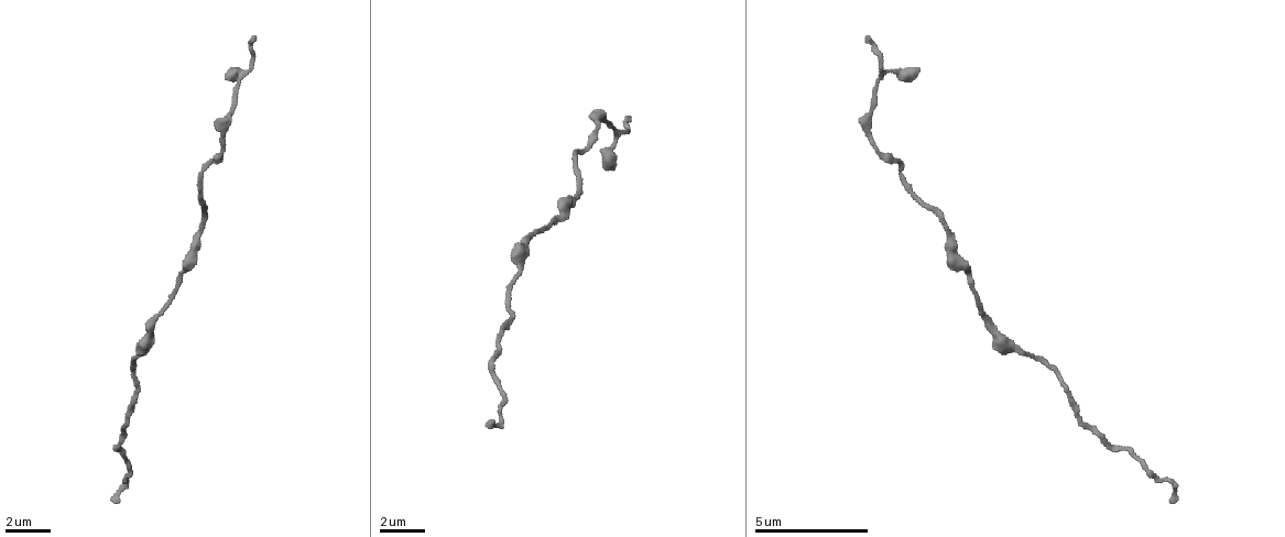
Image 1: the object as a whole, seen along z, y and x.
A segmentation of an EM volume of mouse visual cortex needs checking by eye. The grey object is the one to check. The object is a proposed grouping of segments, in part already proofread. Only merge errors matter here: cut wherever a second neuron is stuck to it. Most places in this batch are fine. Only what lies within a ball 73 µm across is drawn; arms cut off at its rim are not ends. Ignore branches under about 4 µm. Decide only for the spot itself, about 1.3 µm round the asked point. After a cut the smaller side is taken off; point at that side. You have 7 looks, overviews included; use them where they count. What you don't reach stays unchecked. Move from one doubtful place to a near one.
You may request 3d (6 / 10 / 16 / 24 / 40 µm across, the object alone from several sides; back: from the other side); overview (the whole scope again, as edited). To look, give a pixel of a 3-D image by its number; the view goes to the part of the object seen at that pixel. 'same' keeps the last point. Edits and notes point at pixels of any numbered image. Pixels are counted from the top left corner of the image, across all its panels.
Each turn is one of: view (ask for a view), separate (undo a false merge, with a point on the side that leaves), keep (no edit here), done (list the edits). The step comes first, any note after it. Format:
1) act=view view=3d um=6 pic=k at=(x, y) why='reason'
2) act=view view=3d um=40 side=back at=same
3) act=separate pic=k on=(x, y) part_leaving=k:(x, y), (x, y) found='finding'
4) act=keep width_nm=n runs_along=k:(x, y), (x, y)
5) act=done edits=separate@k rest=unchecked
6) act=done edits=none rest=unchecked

act=view view=3d um=10 pic=1 at=(1016, 346) why='sudden change in width'

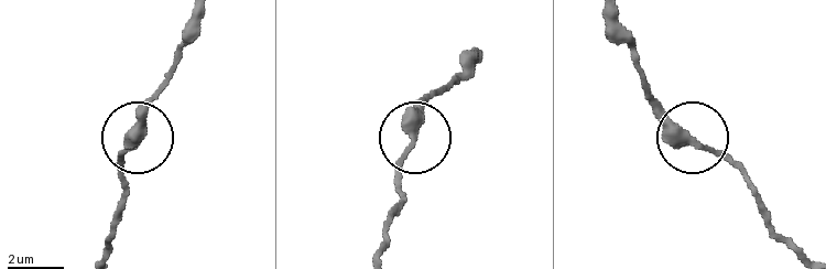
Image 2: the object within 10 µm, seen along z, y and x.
act=view view=3d um=6 pic=2 at=(412, 135)

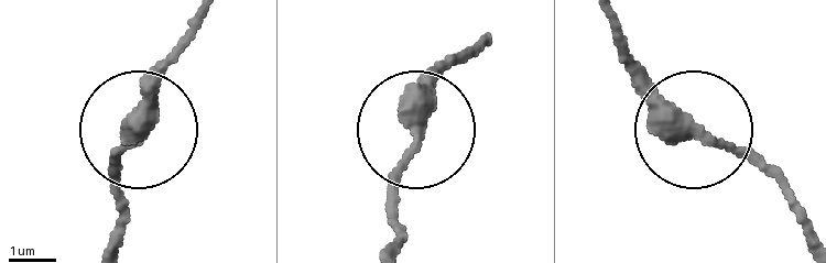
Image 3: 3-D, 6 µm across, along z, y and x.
act=keep found='one neuron here'

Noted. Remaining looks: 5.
act=view view=3d um=10 pic=1 at=(194, 239) why='sudden change in width'

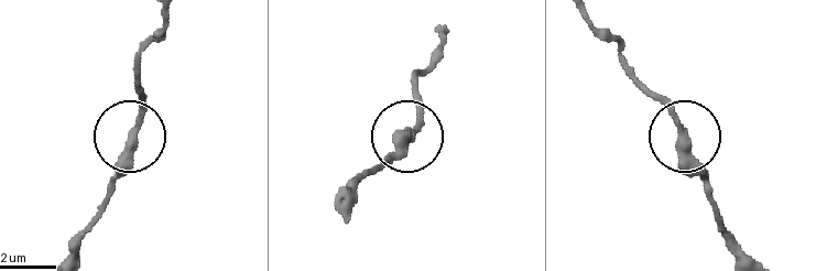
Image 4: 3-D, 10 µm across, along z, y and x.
act=view view=3d um=6 pic=4 at=(133, 137)

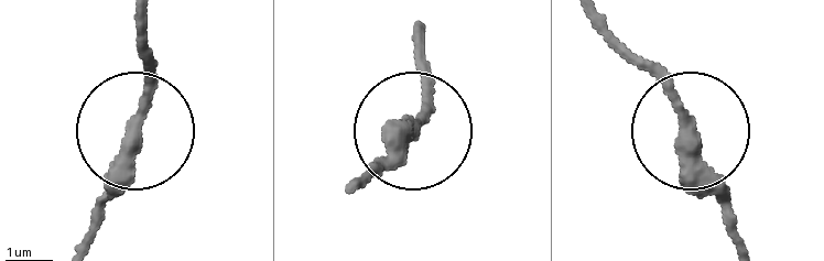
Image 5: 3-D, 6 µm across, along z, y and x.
act=keep found='one neuron here'

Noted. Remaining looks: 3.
act=view view=3d um=10 pic=1 at=(221, 145) why='narrows sharply'

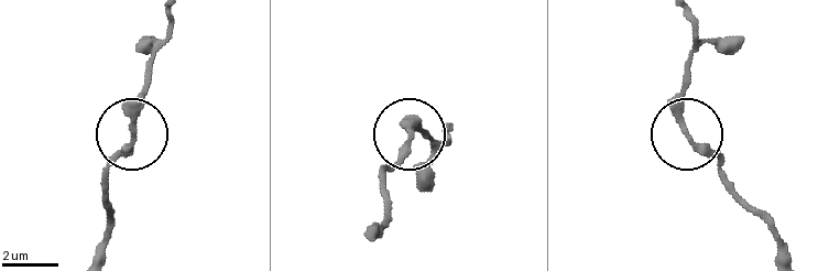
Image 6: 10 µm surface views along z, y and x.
act=keep width_nm=230 found='all the same neuron'

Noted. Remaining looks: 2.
act=done edits=none rest=unchecked

